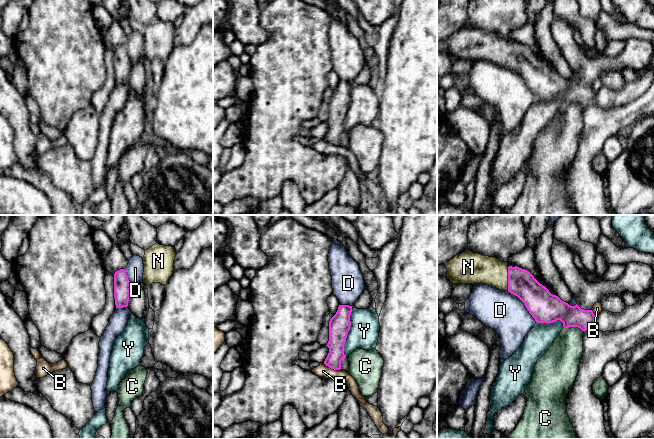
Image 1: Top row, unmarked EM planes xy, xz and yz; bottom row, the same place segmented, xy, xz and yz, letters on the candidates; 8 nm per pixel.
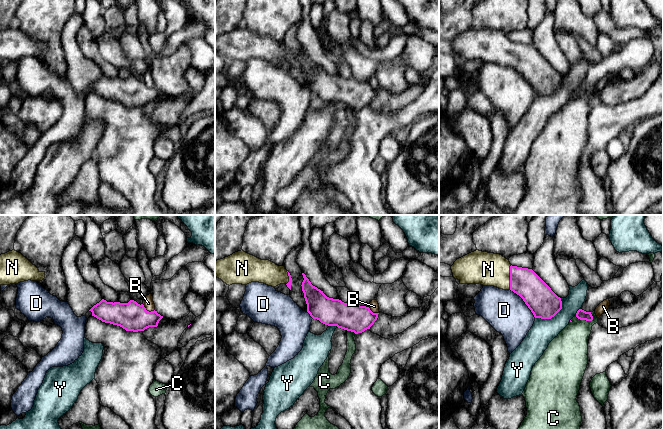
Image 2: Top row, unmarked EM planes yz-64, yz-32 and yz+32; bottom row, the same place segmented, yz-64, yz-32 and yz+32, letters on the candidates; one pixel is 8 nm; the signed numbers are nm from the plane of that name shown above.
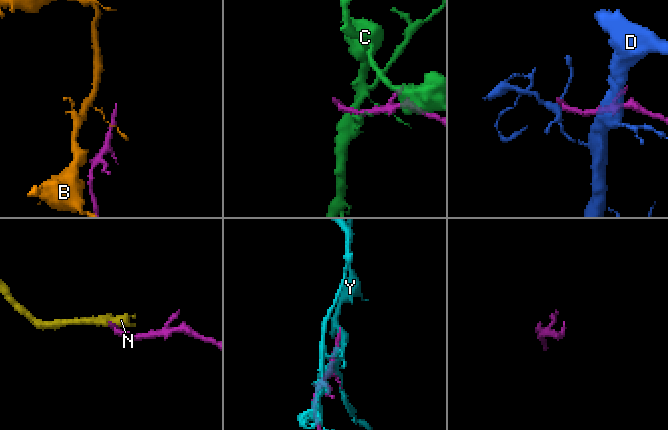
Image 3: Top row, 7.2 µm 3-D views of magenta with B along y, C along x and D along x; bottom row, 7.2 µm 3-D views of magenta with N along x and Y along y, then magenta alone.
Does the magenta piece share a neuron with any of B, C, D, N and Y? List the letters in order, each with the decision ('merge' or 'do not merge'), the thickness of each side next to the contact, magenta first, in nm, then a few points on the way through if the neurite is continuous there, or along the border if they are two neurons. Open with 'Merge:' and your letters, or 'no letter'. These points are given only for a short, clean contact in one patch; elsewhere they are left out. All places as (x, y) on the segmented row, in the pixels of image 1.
Merge: N
B: do not merge; calibres 140 and 110 nm; border xz (323, 363), (331, 368), (340, 369)
C: do not merge; calibres 240 and 260 nm
D: do not merge; calibres 240 and 320 nm; border yz (507, 291), (514, 294), (523, 303), (536, 321)
N: merge; calibres 220 and 240 nm
Y: do not merge; calibres 180 and 240 nm

